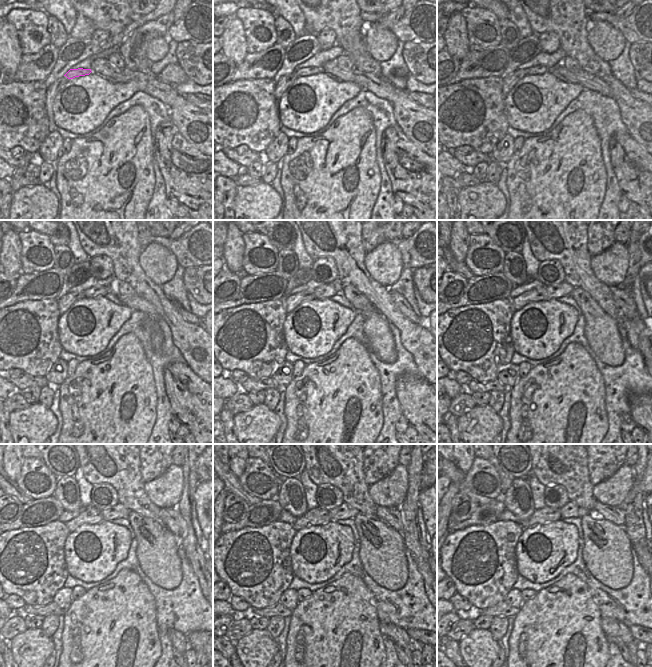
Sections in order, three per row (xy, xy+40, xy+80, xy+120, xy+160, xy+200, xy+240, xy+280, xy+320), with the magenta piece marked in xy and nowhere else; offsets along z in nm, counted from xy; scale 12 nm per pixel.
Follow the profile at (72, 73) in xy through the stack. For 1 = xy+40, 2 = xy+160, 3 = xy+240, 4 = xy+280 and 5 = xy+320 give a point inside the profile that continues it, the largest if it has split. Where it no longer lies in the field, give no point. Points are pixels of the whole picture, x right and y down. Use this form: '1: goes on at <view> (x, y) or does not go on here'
1: goes on at xy+40 (308, 71)
2: goes on at xy+160 (326, 291)
3: goes on at xy+240 (119, 511)
4: goes on at xy+280 (344, 511)
5: goes on at xy+320 (570, 509)

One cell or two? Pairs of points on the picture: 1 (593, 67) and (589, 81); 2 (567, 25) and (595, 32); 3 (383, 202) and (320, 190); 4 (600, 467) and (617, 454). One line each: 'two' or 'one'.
1: two
2: two
3: two
4: one

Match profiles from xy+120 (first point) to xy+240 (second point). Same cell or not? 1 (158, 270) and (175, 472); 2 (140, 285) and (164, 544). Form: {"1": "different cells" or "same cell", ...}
{"1": "same cell", "2": "different cells"}

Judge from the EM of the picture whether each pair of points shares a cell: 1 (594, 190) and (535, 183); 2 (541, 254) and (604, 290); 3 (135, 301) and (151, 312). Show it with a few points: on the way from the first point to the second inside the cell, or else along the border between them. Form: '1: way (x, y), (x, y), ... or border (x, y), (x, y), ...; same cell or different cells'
1: way (579, 195), (572, 198), (556, 183), (550, 183); same cell
2: way (557, 254), (565, 258), (588, 281); same cell
3: way (139, 304), (147, 308); same cell

